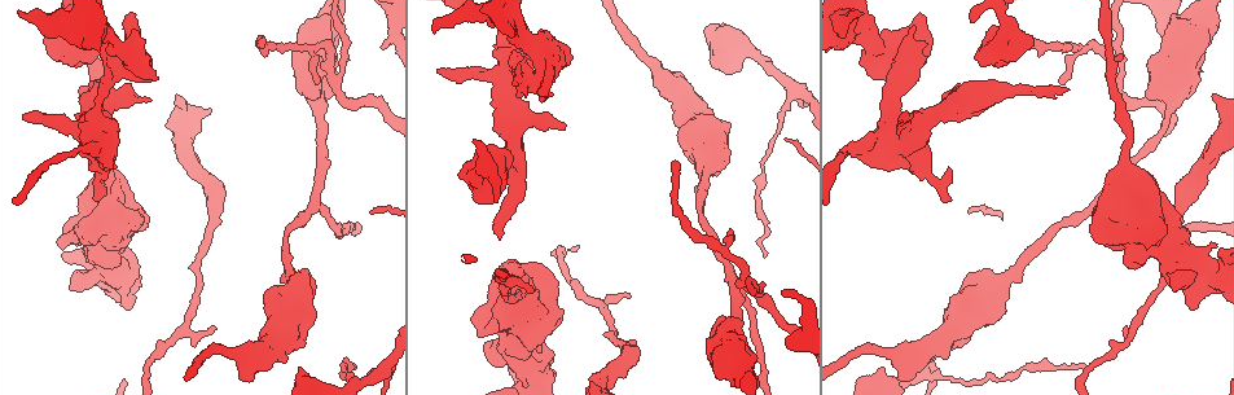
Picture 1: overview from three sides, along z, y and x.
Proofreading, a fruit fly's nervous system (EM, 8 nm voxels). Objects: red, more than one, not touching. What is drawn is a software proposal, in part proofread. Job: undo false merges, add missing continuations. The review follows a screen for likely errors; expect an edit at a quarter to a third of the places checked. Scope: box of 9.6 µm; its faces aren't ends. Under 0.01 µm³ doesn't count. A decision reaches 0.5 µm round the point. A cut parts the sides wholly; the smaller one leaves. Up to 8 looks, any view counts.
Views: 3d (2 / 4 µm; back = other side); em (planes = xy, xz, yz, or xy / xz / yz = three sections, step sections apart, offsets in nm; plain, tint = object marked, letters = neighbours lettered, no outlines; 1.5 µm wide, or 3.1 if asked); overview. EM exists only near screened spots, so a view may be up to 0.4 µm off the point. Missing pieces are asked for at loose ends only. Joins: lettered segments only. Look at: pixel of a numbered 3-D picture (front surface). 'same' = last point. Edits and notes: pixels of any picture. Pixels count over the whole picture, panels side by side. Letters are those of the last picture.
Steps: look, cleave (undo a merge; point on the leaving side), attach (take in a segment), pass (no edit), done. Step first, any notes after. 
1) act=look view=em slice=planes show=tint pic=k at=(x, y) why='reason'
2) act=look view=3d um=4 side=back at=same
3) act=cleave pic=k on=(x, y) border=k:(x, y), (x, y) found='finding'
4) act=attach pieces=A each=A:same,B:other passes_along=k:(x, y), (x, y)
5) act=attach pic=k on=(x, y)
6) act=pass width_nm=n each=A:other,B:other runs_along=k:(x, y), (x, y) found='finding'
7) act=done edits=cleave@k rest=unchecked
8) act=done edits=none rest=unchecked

act=look view=3d um=4 pic=1 at=(1064, 87) why='branch stops here'

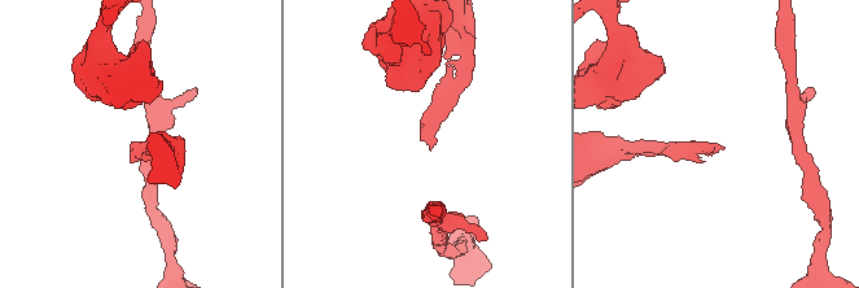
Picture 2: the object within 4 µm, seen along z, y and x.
act=look view=em slice=yz step=4 show=letters pic=2 at=(717, 148) why='shape alone is not enough'

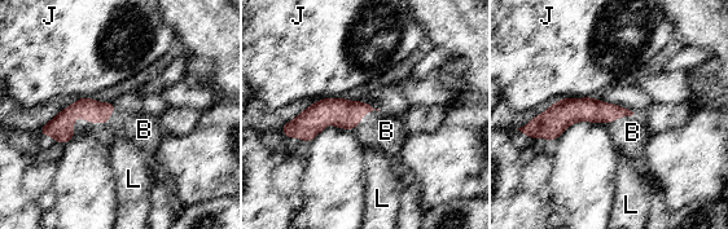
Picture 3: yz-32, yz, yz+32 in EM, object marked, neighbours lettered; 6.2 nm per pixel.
act=look view=em slice=planes show=letters at=same

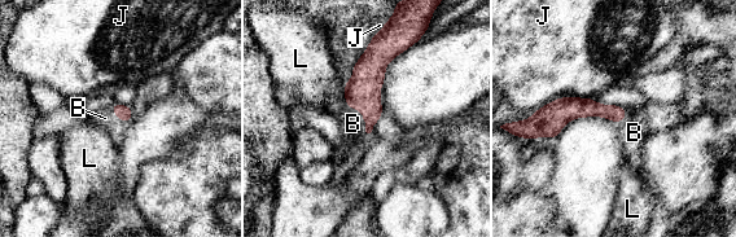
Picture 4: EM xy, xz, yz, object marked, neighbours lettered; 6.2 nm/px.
act=attach pic=4 on=(353, 123) each=B:same,J:other,L:other passes_along=4:(362, 91), (364, 118), (353, 123) found='the cell continues'

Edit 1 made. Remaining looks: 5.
act=look view=3d um=4 pic=1 at=(948, 169) why='an open end'

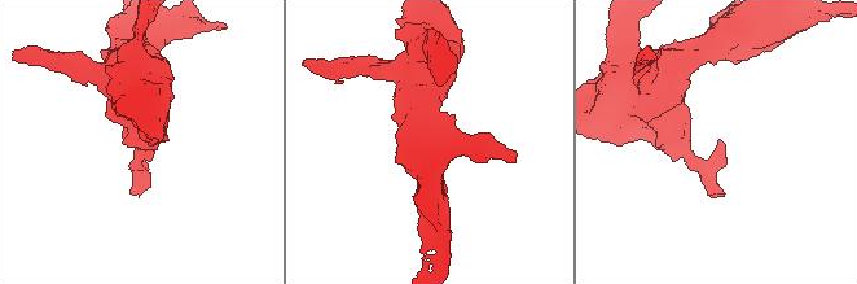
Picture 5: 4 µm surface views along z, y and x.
act=look view=em slice=xy step=4 show=tint pic=5 at=(718, 142)

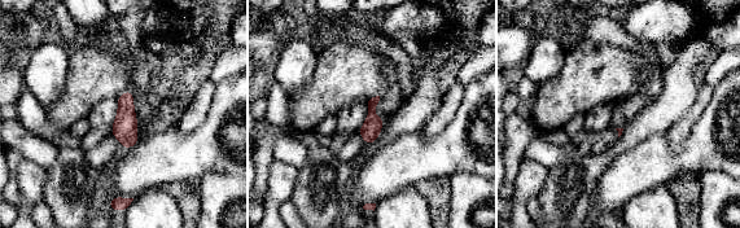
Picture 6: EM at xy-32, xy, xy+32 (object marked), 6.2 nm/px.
act=look view=em slice=yz step=4 show=letters at=same why='another direction'

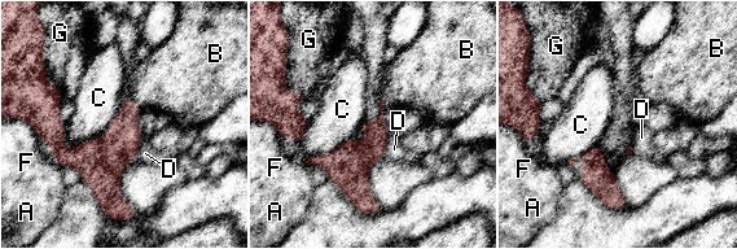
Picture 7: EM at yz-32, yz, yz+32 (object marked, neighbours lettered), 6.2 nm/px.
act=pass each=A:other,B:other,C:other,D:other,F:other,G:other runs_along=7:(47, 95), (57, 143), (117, 178) found='no lettered segment goes on from it'

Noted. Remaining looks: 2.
act=look view=em slice=planes show=letters pic=1 at=(565, 126) why='branch stops here'

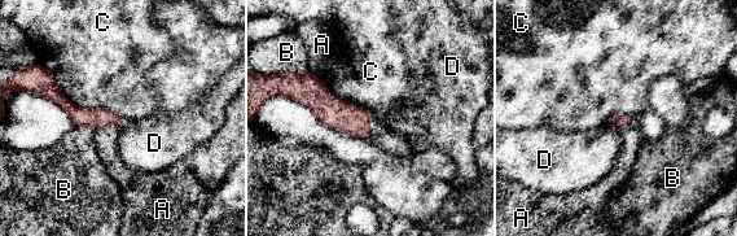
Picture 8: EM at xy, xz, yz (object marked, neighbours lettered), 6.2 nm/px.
act=pass each=A:other,B:other,C:other,D:other border=8:(609, 122), (615, 127) found='none of them fits'

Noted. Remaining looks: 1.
act=done edits=attach@4 rest=unchecked

